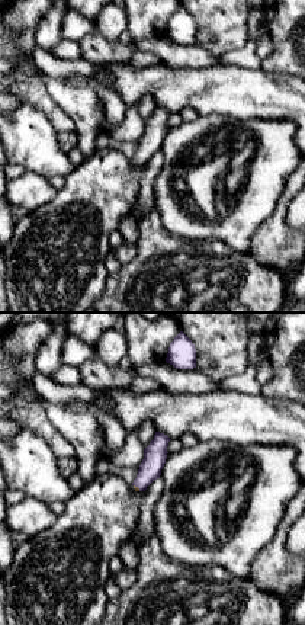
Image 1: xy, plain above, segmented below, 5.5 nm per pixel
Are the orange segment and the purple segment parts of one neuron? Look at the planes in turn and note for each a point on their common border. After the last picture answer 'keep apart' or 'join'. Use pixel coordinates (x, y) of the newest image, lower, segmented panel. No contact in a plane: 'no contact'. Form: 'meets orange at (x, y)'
meets orange at (137, 487)

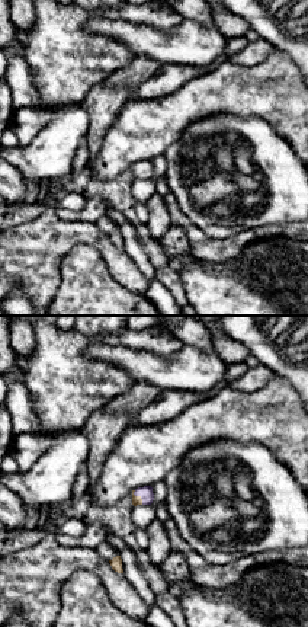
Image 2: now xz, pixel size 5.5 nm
meets orange at (138, 496)

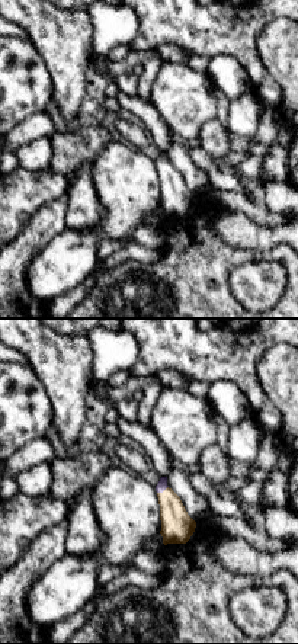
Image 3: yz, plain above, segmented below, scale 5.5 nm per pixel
meets orange at (163, 492)

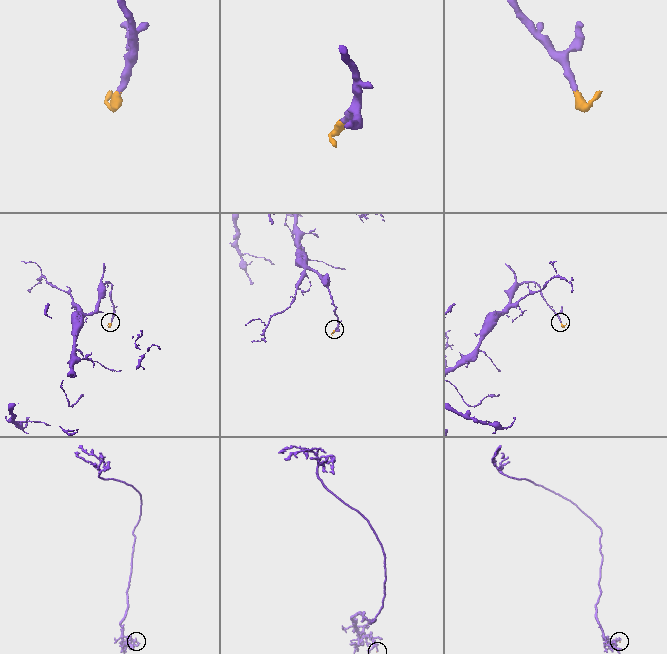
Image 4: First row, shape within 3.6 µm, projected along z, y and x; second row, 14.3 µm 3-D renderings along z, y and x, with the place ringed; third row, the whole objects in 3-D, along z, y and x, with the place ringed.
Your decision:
join

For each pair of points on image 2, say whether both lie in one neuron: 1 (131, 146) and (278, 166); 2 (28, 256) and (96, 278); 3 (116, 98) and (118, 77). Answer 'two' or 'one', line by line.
1: two
2: two
3: two

